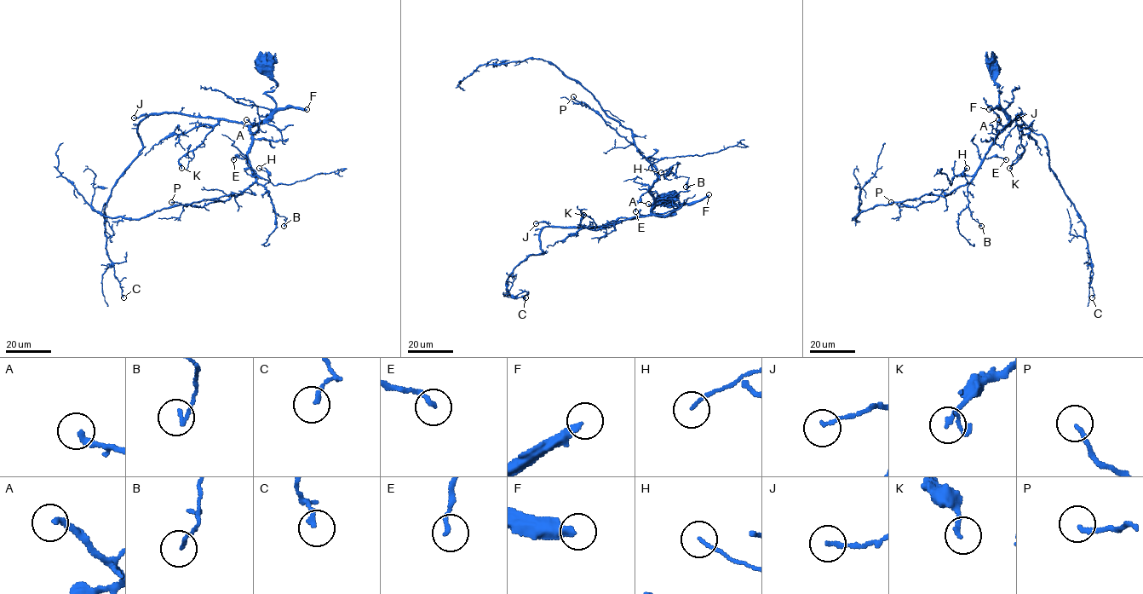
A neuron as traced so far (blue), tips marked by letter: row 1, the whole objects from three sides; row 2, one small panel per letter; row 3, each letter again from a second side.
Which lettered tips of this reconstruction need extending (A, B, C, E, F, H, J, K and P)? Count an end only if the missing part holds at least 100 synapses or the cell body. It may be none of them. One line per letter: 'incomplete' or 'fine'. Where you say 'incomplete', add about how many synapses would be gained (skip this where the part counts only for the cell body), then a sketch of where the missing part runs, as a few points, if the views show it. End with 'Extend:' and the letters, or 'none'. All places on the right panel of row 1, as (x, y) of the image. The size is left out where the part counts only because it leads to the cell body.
A: fine
B: fine
C: fine
E: fine
F: incomplete; about 1500 synapses; missing branch runs (989, 109), (966, 97), (953, 97), (929, 80), (939, 134), (925, 162), (934, 174), (939, 174), (939, 165)
H: fine
J: fine
K: fine
P: fine
Extend: F

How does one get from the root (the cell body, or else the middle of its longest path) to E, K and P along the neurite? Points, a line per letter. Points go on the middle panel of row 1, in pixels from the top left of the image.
E: (667, 197), (679, 202), (668, 205), (677, 205), (669, 215), (652, 212), (647, 191), (635, 211)
K: (667, 197), (679, 202), (669, 204), (677, 206), (665, 216), (633, 216), (590, 230), (580, 223), (583, 215)
P: (667, 197), (679, 202), (669, 206), (677, 206), (656, 216), (651, 164), (573, 96)

